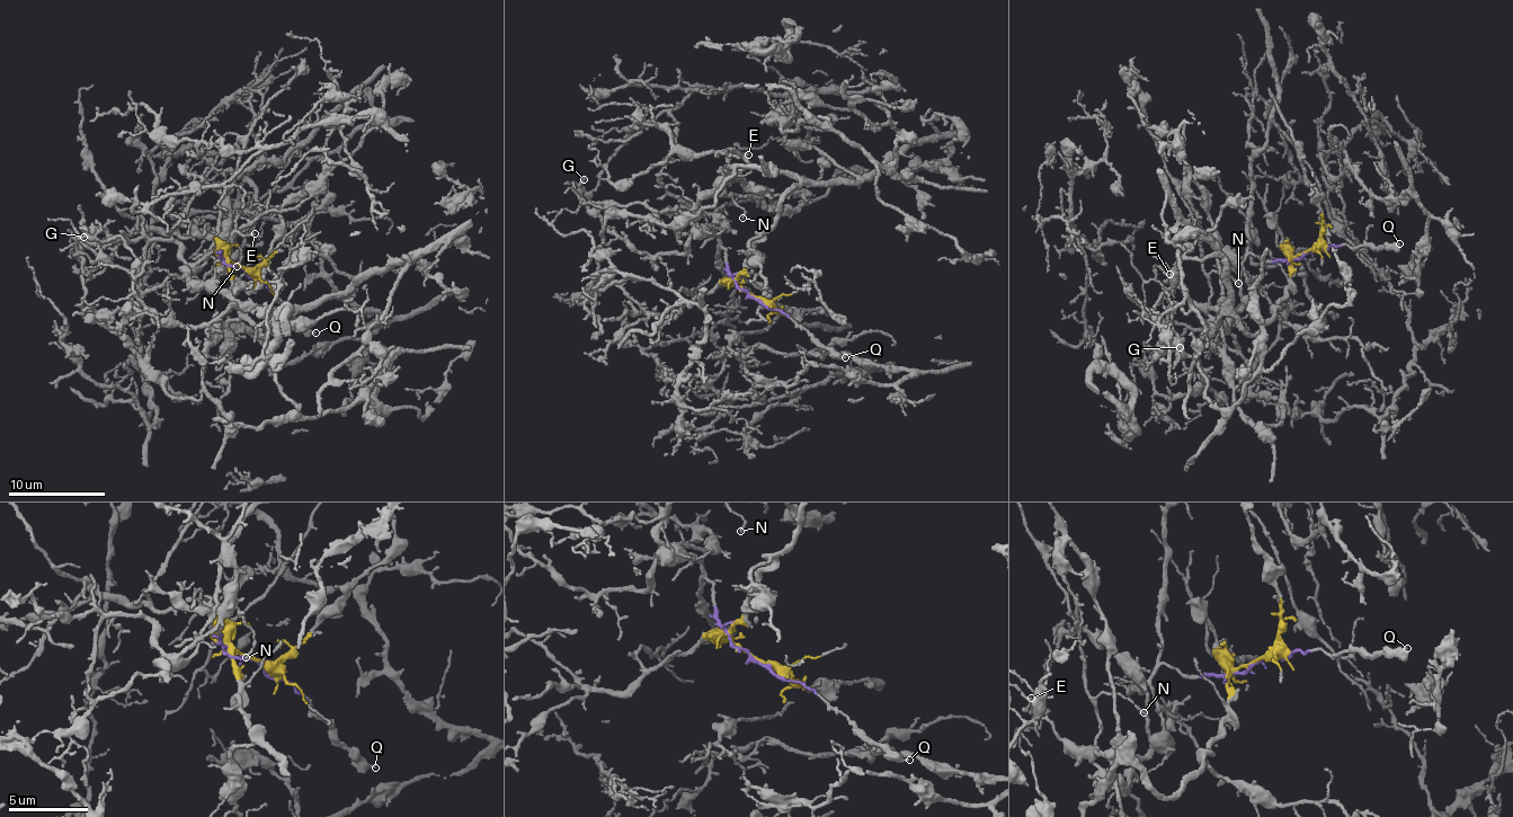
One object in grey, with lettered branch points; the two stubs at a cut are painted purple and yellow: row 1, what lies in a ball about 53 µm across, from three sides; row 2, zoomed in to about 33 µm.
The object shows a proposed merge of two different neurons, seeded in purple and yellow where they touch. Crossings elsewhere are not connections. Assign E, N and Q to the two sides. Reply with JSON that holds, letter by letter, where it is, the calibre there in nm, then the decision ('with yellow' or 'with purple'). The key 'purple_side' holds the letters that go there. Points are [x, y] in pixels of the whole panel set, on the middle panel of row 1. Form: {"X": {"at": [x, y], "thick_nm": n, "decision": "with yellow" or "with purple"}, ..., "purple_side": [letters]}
{"E": {"at": [748, 154], "thick_nm": 140, "decision": "with yellow"}, "N": {"at": [742, 218], "thick_nm": 110, "decision": "with yellow"}, "Q": {"at": [845, 357], "thick_nm": 360, "decision": "with purple"}, "purple_side": ["Q"]}

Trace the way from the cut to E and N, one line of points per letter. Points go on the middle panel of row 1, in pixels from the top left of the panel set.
E: (753, 296), (737, 280), (785, 198), (800, 184), (794, 177), (746, 168), (722, 180), (730, 154), (749, 154)
N: (753, 296), (737, 280), (800, 184), (746, 168), (723, 179), (722, 196), (742, 209), (742, 218)

